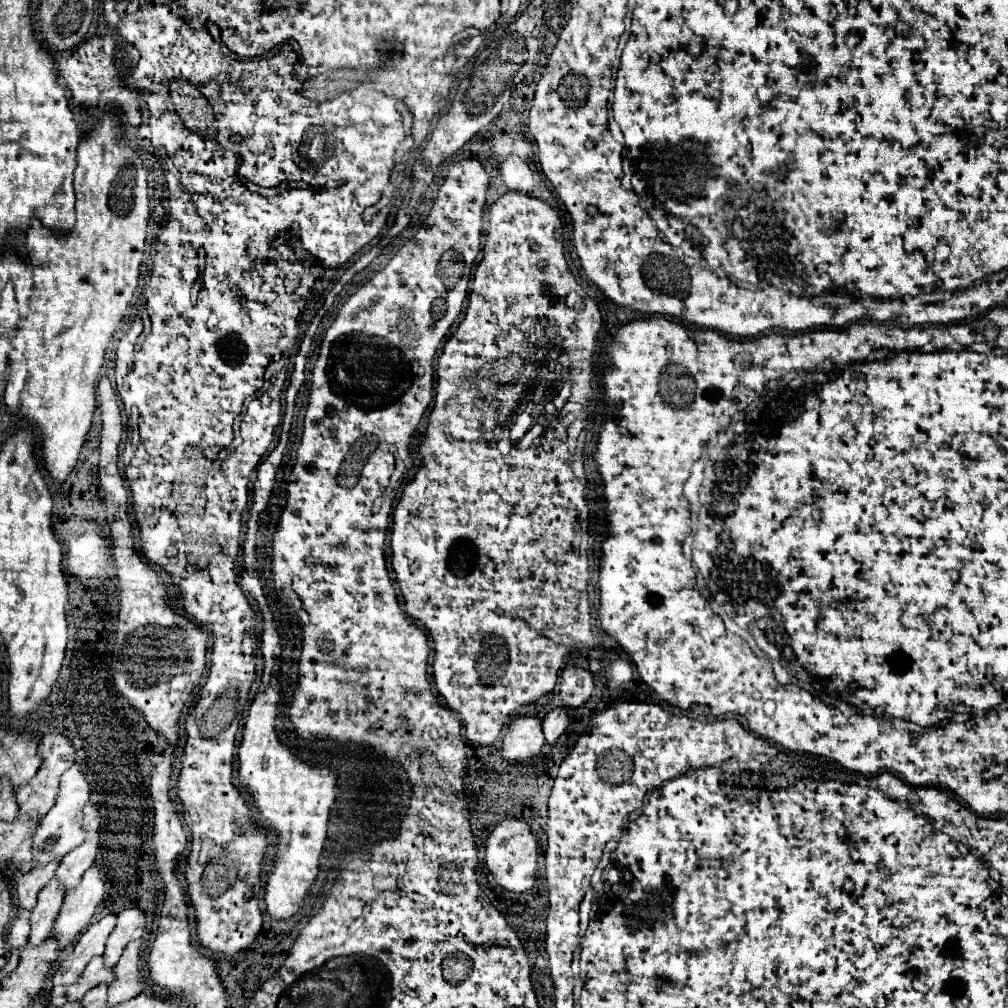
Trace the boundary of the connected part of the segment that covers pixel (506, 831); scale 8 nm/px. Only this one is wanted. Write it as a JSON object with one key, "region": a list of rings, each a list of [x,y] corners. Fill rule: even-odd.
{"region":[[[504,819],[494,827],[486,841],[486,869],[506,891],[522,894],[534,887],[538,869],[538,845],[530,825],[524,819]]]}

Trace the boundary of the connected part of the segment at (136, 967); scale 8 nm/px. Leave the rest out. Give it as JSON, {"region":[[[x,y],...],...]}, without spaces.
{"region":[[[140,939],[132,941],[124,949],[120,961],[116,963],[116,967],[114,967],[116,979],[108,987],[108,1005],[110,1007],[132,999],[146,989],[142,969],[140,969],[140,947],[142,947]]]}

